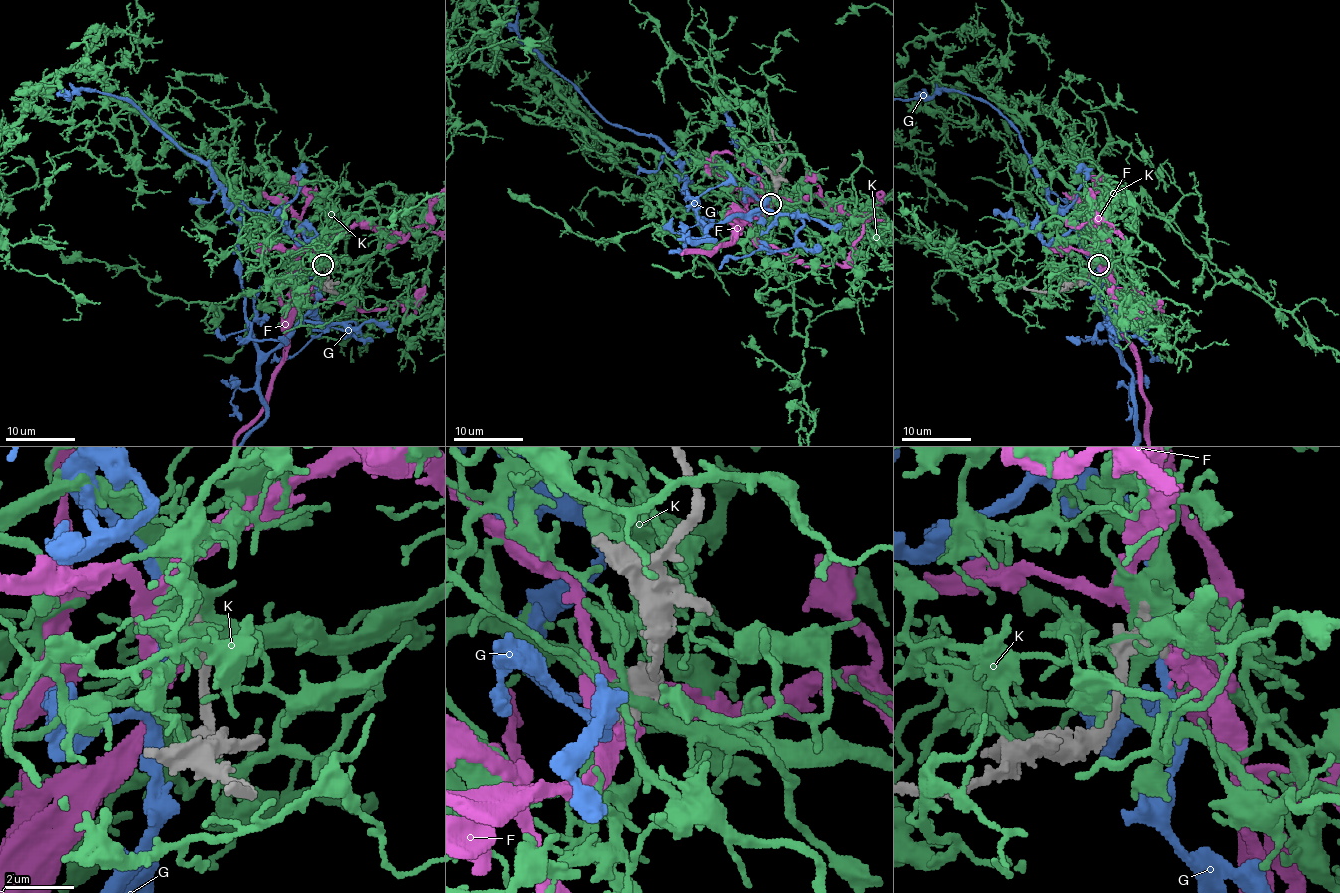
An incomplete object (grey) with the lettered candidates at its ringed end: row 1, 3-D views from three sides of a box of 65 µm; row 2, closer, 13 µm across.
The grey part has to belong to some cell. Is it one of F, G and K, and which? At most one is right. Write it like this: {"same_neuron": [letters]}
{"same_neuron": []}

